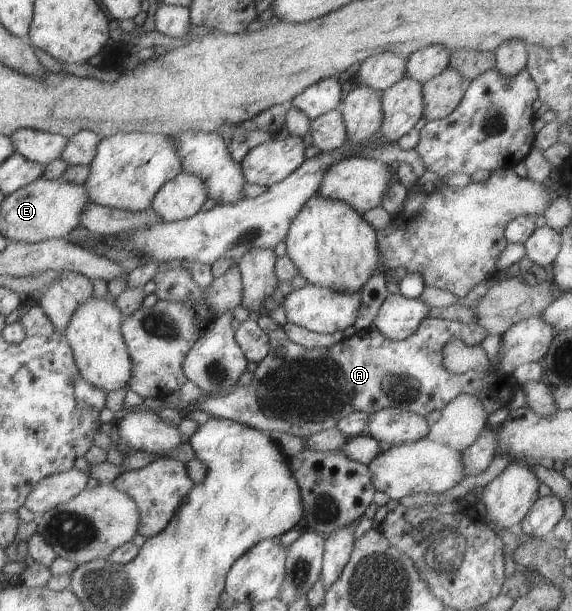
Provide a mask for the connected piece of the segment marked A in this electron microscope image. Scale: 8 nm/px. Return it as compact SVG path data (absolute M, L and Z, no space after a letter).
M260 315L256 321L257 324L259 324L259 326L267 333L270 340L270 349L269 354L267 354L261 362L257 363L257 369L254 372L255 378L253 378L253 381L248 387L238 386L237 390L233 390L233 392L226 394L225 396L208 396L206 400L203 400L203 402L199 404L199 410L207 412L211 414L211 416L220 419L231 419L232 421L240 422L245 426L250 426L256 429L258 428L260 431L271 430L287 432L287 434L300 436L302 439L305 439L317 432L335 428L337 423L343 417L349 416L352 411L367 413L369 415L383 408L400 408L401 410L414 412L415 414L419 414L419 416L426 417L433 409L442 410L442 407L444 407L449 401L452 401L453 398L459 396L461 393L465 393L479 398L479 400L482 401L485 412L489 415L492 412L495 412L495 410L499 410L499 408L508 407L512 401L512 397L514 396L516 388L514 379L503 374L501 370L497 368L491 368L491 370L485 370L485 372L479 372L479 370L468 370L467 372L463 372L463 374L451 374L451 372L445 368L445 364L443 364L443 346L451 340L453 335L458 334L458 322L456 321L425 317L421 321L421 324L419 324L419 328L417 328L409 338L403 340L389 340L389 338L385 338L379 330L369 328L367 330L357 331L351 337L344 337L334 346L324 348L314 347L312 349L305 348L302 345L292 342L285 334L283 326L279 325L270 315Z

